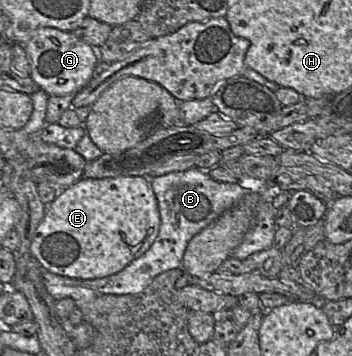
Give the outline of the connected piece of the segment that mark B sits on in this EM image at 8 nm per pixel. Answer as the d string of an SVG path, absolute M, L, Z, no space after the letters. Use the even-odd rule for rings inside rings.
M193 167L185 171L170 172L150 178L160 213L159 233L139 258L123 270L98 279L76 279L53 274L42 267L45 287L55 300L72 298L78 303L87 303L101 295L136 295L141 293L160 274L183 268L183 256L189 241L225 211L233 208L250 192L250 185L218 182L213 180L209 170Z

